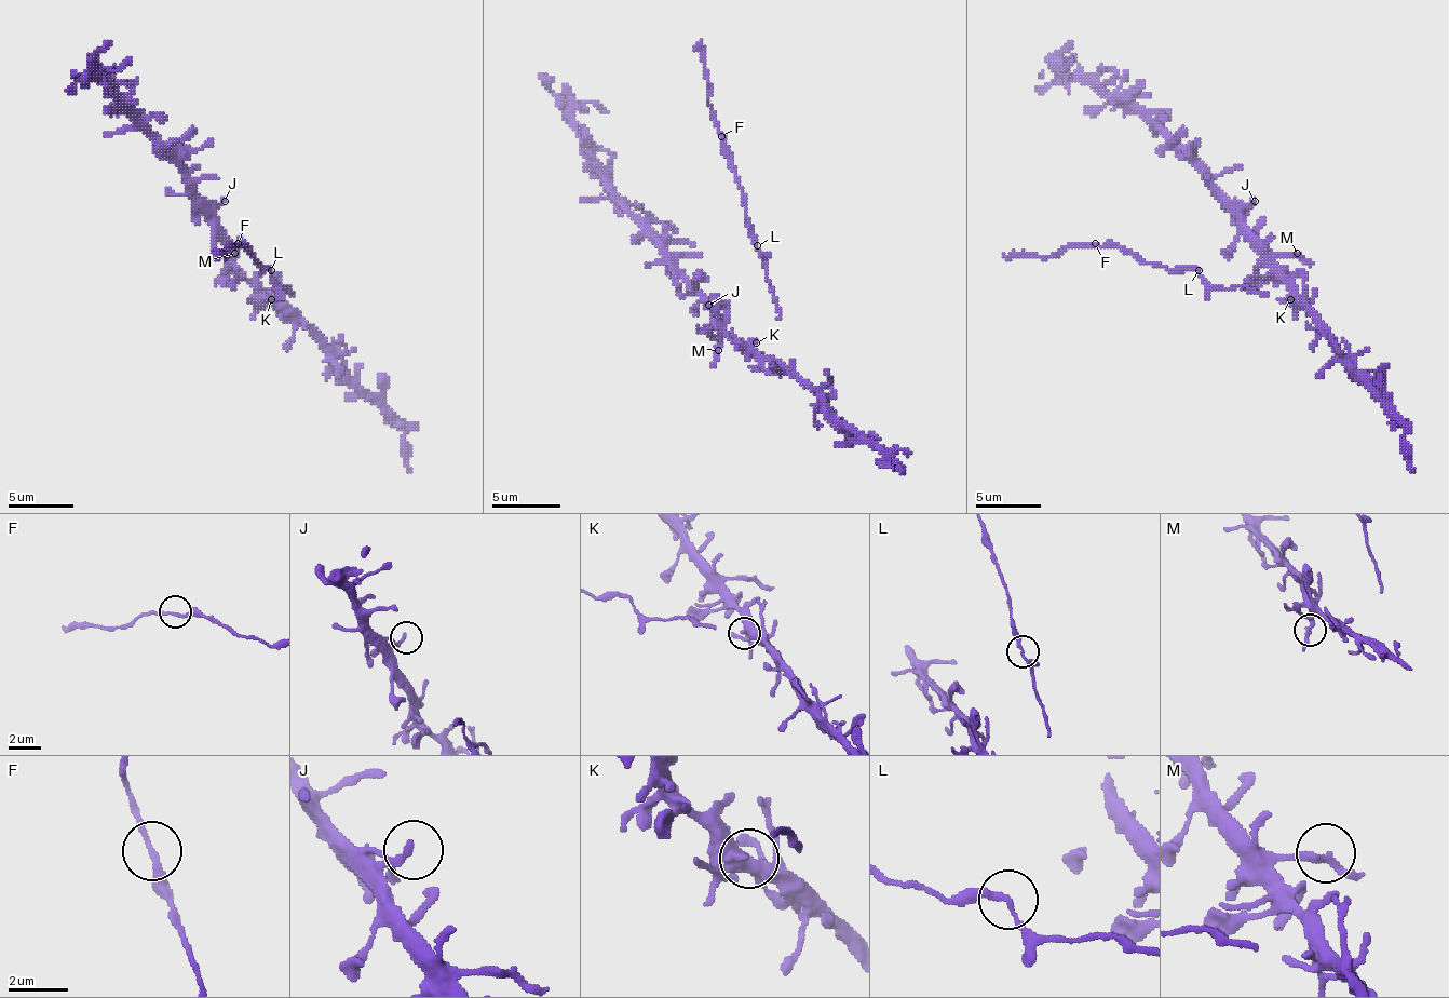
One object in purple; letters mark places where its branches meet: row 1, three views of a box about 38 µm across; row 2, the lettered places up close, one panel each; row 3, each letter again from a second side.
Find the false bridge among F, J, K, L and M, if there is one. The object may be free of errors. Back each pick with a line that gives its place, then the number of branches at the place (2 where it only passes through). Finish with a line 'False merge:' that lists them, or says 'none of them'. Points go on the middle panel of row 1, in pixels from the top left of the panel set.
False merge: none of them

